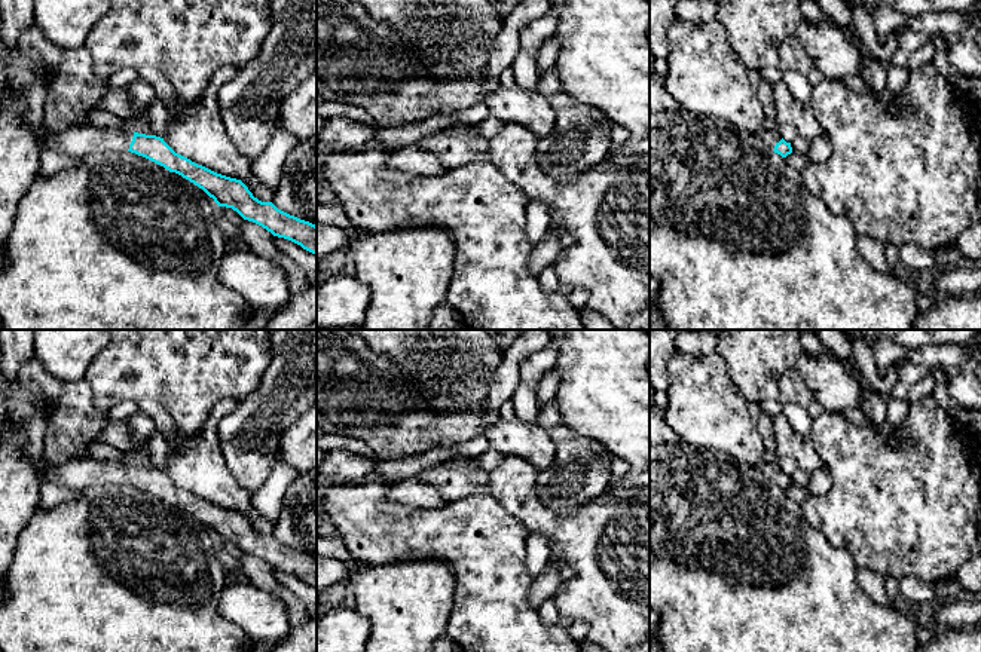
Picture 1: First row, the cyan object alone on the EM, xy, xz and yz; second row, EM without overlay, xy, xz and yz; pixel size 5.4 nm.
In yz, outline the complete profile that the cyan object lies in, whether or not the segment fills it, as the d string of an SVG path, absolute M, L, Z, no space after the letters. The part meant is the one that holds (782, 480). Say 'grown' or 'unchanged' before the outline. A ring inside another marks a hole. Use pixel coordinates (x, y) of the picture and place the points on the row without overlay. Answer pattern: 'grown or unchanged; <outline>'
grown; M763 463L760 468L761 474L774 486L780 487L782 490L786 490L792 486L791 475L786 475L777 463Z

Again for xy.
grown; M70 460L61 466L43 466L43 481L54 481L68 489L83 490L91 486L131 484L169 505L175 505L202 521L218 539L232 541L244 552L253 554L273 569L288 572L317 587L317 558L278 542L272 535L262 535L236 511L217 506L175 486L161 469L129 465L122 460Z

